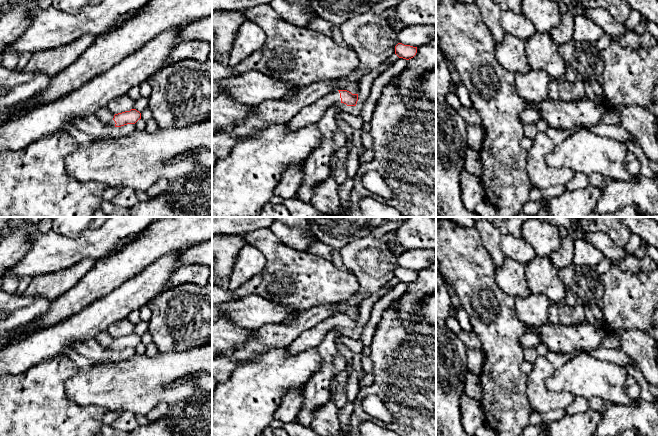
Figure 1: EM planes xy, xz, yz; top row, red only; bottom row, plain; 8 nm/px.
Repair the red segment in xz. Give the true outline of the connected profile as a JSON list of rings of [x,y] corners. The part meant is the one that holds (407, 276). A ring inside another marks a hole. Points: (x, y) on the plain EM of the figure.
[[[398,267],[395,270],[395,278],[399,282],[409,284],[413,282],[416,279],[416,277],[417,277],[417,271],[413,271],[410,269],[404,269],[402,267]]]

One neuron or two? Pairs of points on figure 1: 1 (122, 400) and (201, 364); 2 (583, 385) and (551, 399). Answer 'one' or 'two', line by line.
1: one
2: two

